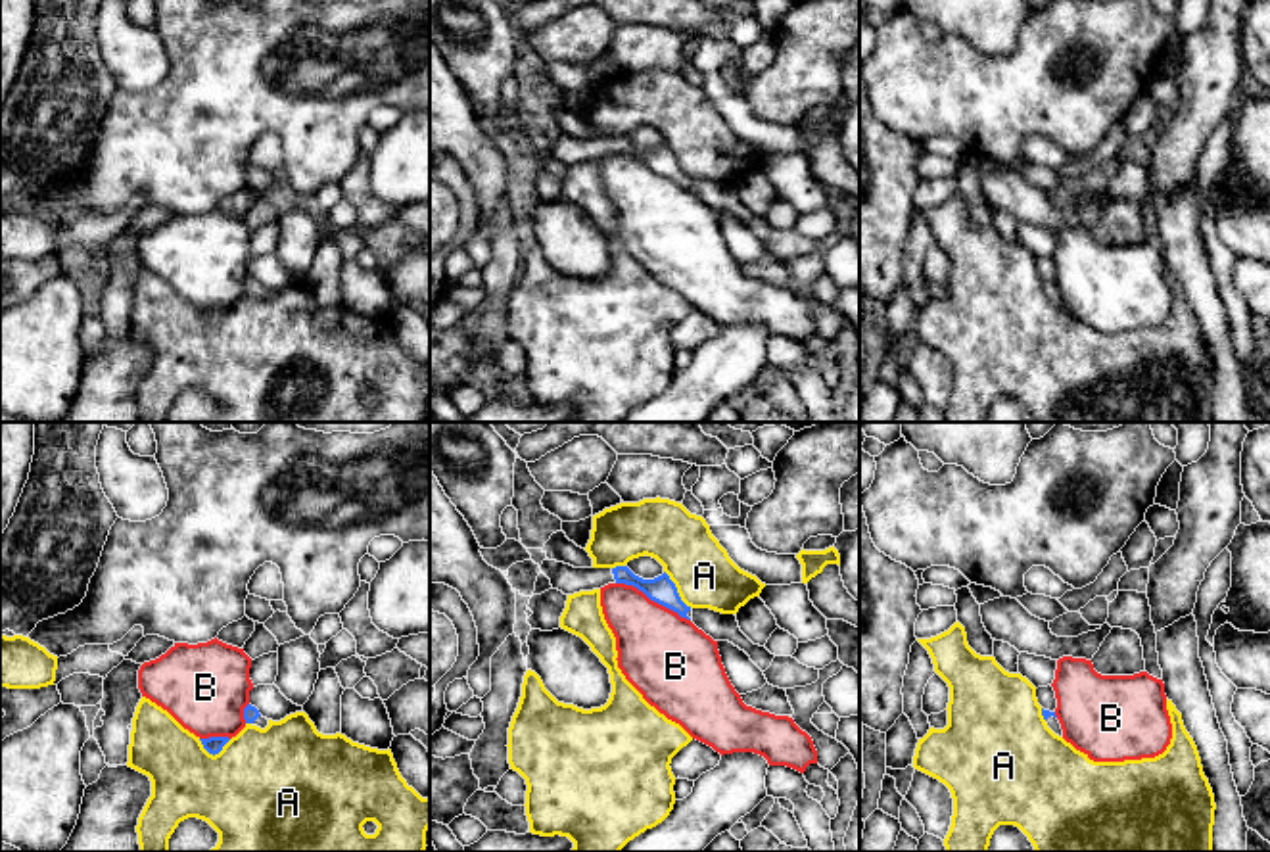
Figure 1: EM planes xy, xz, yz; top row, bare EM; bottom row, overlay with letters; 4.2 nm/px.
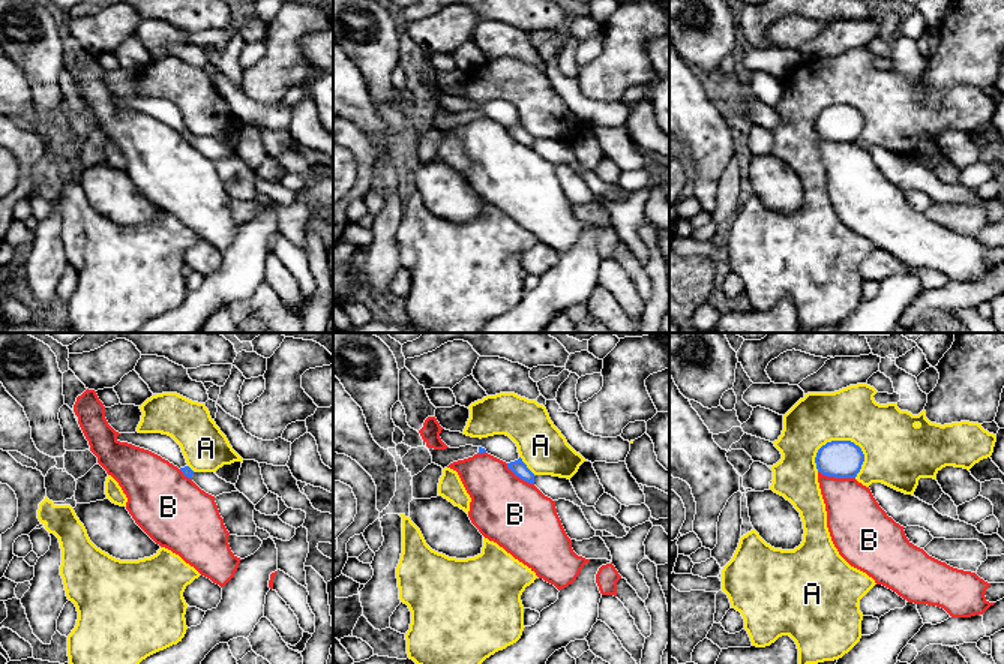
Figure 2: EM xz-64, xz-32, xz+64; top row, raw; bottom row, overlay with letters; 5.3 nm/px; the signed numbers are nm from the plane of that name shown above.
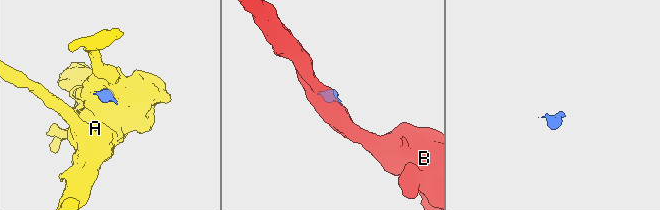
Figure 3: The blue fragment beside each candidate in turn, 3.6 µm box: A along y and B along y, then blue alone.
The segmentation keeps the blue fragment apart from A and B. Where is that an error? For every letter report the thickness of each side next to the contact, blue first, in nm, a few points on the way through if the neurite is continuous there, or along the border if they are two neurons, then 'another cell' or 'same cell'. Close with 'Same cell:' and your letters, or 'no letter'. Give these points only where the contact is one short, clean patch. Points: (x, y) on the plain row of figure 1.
A: calibres 120 and 260 nm; another cell
B: calibres 120 and 360 nm; border xz (616, 152), (635, 156), (651, 169), (689, 190); another cell
Same cell: no letter

